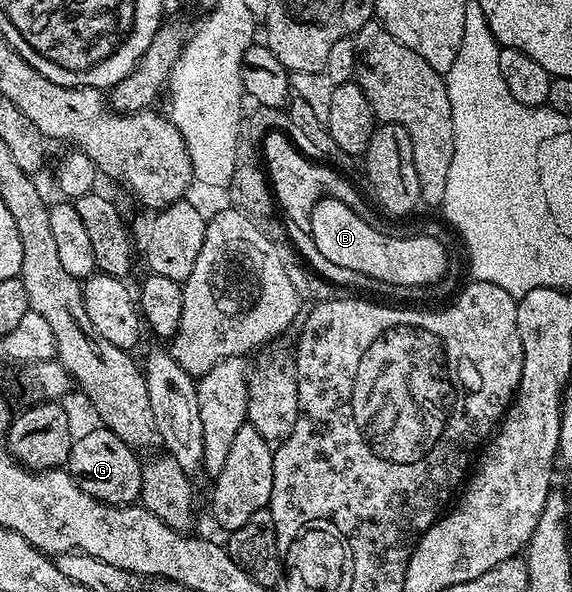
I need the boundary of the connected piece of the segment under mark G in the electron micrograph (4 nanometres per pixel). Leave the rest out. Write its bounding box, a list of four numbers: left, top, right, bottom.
[66,428,142,506]

